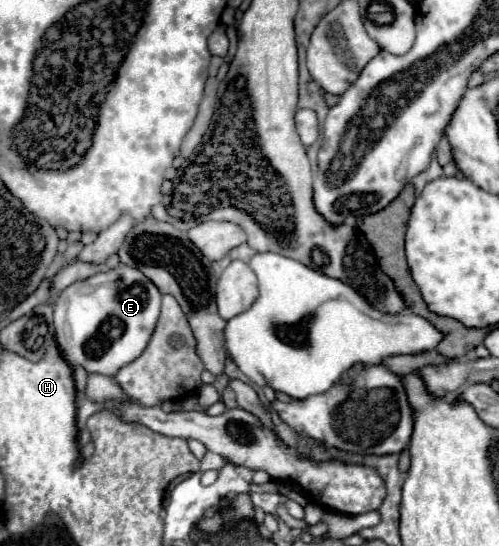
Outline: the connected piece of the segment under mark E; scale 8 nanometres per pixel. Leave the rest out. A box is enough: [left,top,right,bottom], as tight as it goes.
[54,264,162,376]

